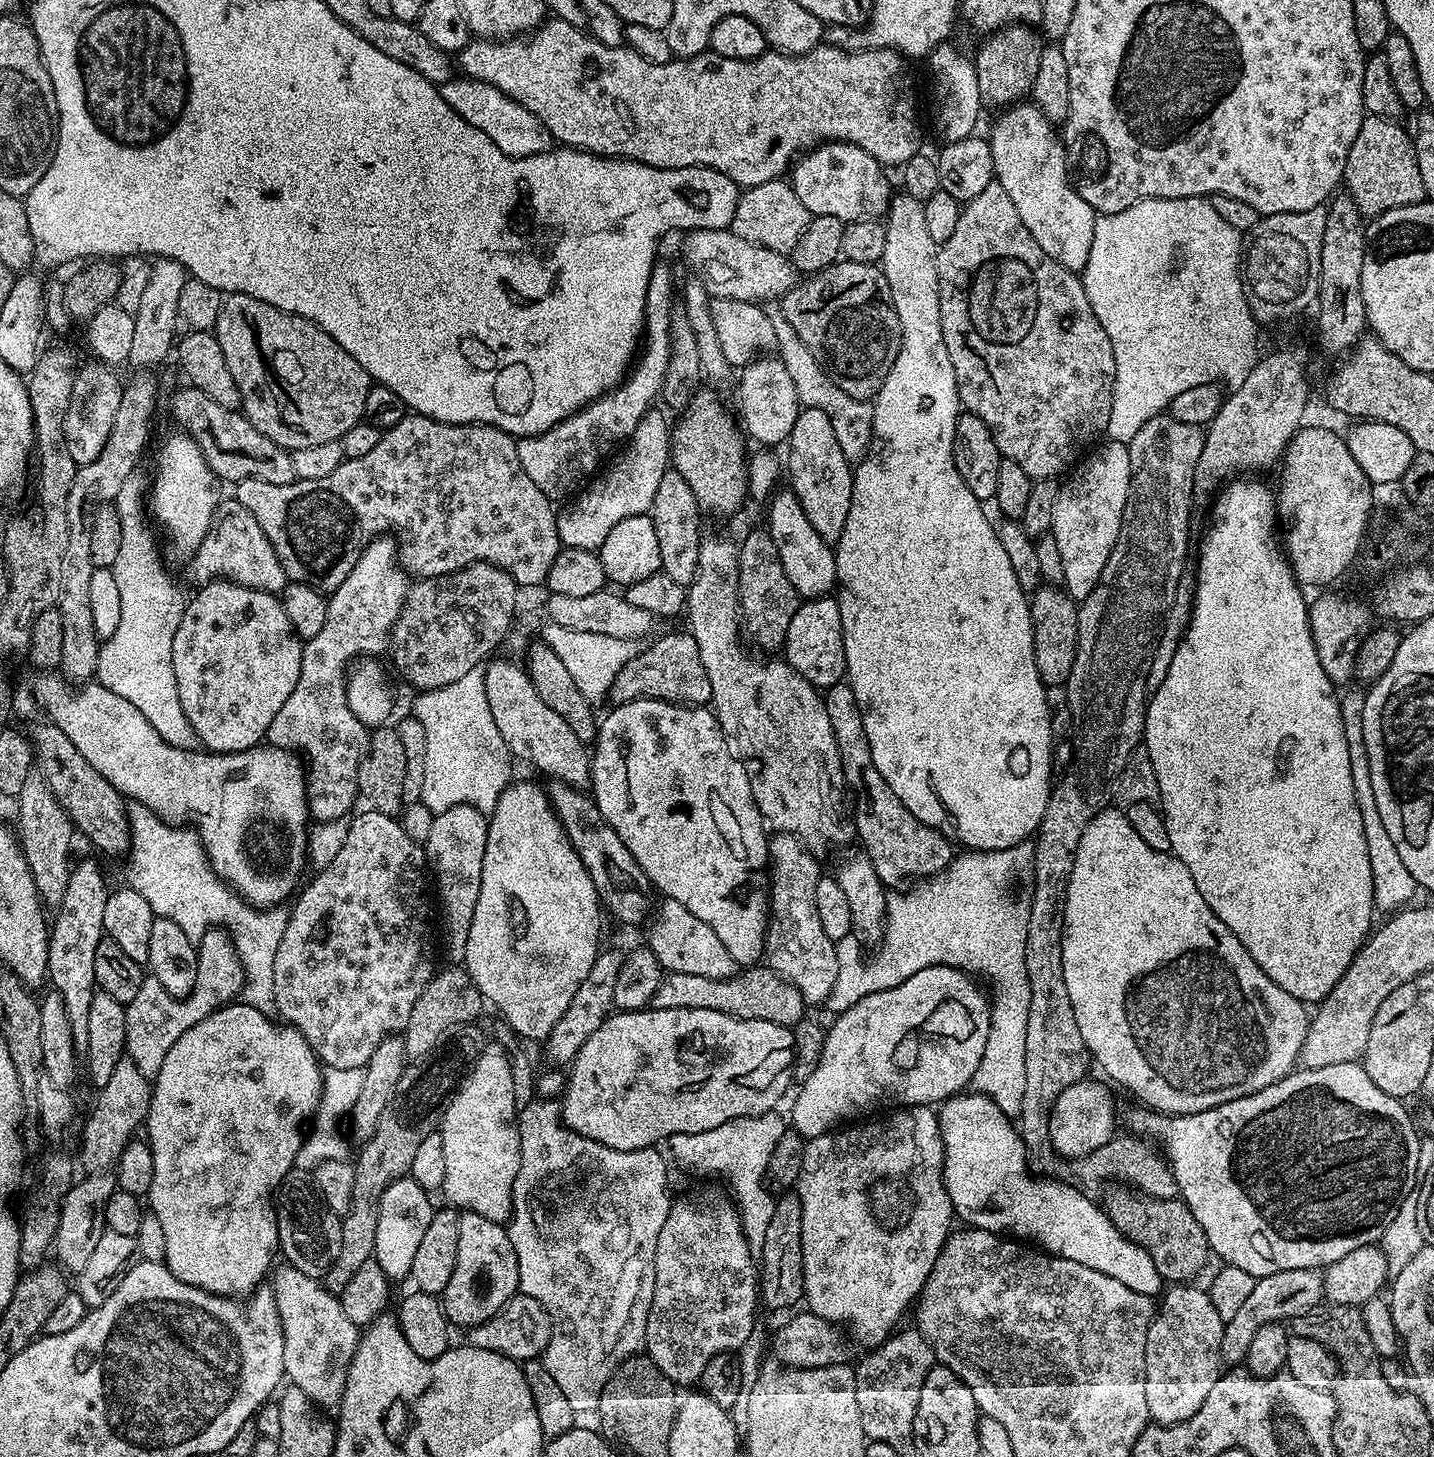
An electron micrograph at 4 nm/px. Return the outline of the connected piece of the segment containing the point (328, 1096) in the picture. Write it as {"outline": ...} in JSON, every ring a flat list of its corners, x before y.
{"outline":[[344,1067,329,1068,323,1071,324,1091,321,1092,320,1106,312,1116,312,1123,309,1125,305,1140,298,1150,298,1156,295,1158,296,1168,299,1171,310,1172,322,1162,340,1161,349,1157,348,1144,345,1129,342,1130,342,1122,351,1115,355,1102,362,1094,362,1089,366,1084,367,1067]]}

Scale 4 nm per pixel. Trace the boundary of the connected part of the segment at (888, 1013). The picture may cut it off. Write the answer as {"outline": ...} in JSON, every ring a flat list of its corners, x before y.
{"outline":[[931,964,918,974,906,978,898,986,890,990,882,990,854,1002,850,1010,839,1013,832,1024,832,1029,827,1029,822,1046,821,1058,817,1068,804,1083,799,1085,800,1093,796,1096,796,1101,792,1104,792,1120,790,1116,791,1127,799,1136,811,1138,814,1136,825,1136,827,1132,839,1129,851,1116,860,1116,863,1112,868,1112,871,1108,880,1108,883,1104,896,1104,892,1106,936,1106,941,1102,948,1100,949,1097,963,1093,969,1087,974,1078,974,1070,978,1070,978,1062,982,1062,982,1053,986,1051,986,1038,990,1038,990,1014,992,1005,987,991,984,992,975,984,969,973,963,972,960,968,951,968,945,964]]}

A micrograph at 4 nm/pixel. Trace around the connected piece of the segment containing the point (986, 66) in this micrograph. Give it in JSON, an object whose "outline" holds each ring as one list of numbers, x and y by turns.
{"outline":[[1017,22,997,28,981,40,984,41,981,42,980,49,974,52,981,105,985,109,1003,110,1021,103,1031,93,1034,78,1038,75,1038,62,1042,62,1042,50,1046,44,1041,33,1035,27]]}

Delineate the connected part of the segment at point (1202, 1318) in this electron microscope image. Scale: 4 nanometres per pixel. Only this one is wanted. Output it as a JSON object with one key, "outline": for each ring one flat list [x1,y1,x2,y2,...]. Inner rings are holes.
{"outline":[[1184,1282,1169,1287,1159,1297,1155,1316,1146,1330,1146,1394,1143,1396,1143,1400,1149,1406,1151,1419,1158,1424,1181,1424,1194,1414,1198,1414,1198,1410,1202,1410,1202,1402,1206,1402,1214,1382,1218,1382,1218,1378,1222,1375,1220,1351,1222,1350,1225,1320,1218,1318,1218,1310,1214,1310,1214,1302,1210,1302,1207,1291,1203,1287,1192,1287,1196,1286,1189,1286]]}

